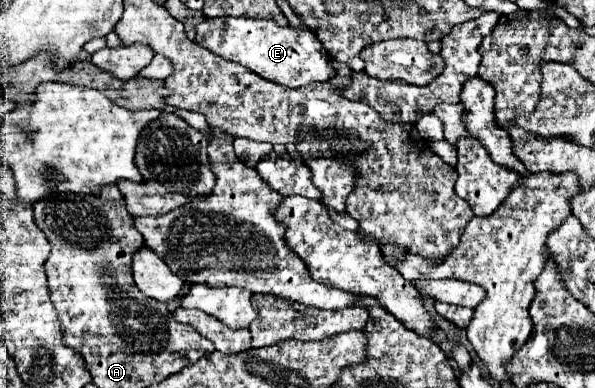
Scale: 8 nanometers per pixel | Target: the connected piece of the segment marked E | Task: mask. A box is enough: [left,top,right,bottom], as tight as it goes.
[195,18,335,88]

